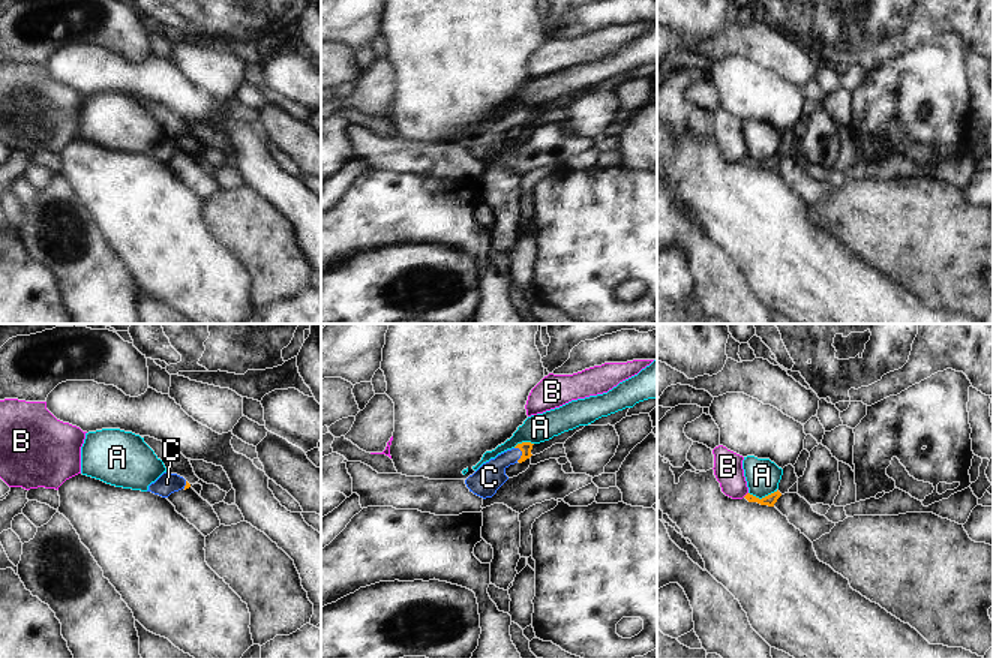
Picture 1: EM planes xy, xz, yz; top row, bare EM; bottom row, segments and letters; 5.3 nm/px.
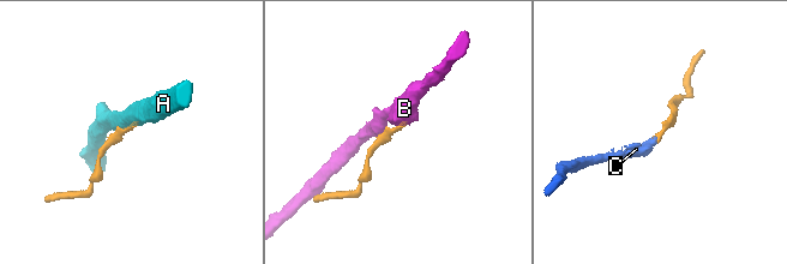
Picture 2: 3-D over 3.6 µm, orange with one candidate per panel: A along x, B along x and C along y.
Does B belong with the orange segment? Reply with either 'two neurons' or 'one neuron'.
two neurons

